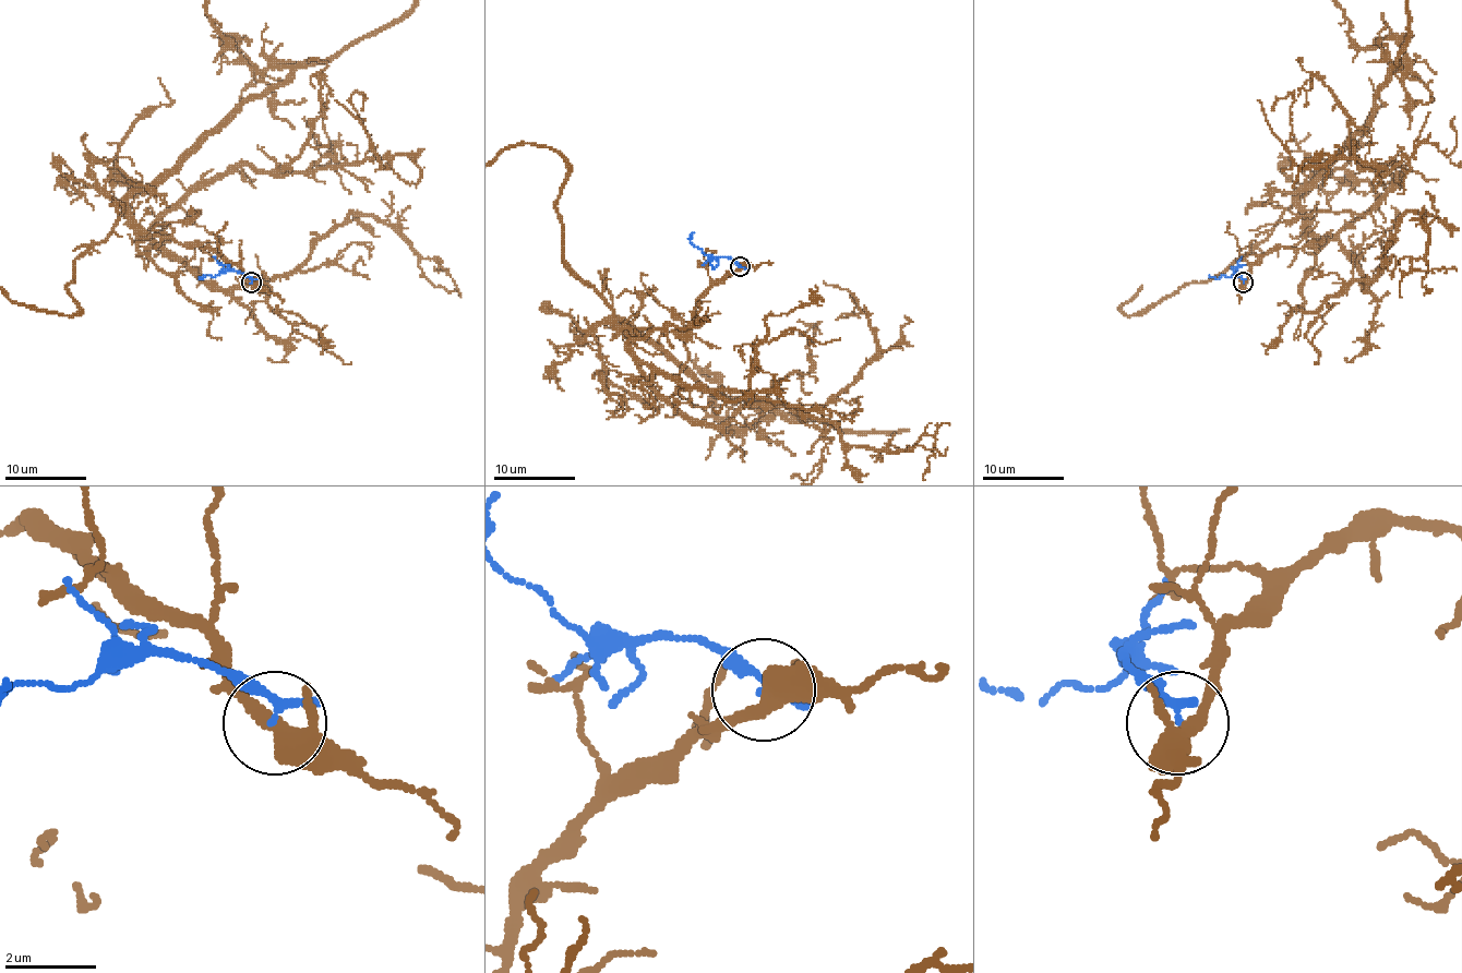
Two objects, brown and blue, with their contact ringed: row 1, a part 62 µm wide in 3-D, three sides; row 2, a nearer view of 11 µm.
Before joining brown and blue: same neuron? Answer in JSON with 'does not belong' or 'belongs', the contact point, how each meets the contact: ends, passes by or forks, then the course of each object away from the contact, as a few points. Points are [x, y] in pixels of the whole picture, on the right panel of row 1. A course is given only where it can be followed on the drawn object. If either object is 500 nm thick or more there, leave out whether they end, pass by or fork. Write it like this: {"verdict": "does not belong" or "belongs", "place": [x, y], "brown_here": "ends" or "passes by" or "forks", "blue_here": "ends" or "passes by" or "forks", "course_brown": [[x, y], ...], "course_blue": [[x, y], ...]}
{"verdict": "does not belong", "place": [1243, 283], "brown_here": "forks", "blue_here": "ends", "course_blue": [[1243, 283], [1233, 271], [1229, 277], [1221, 275], [1217, 279], [1209, 275]]}

